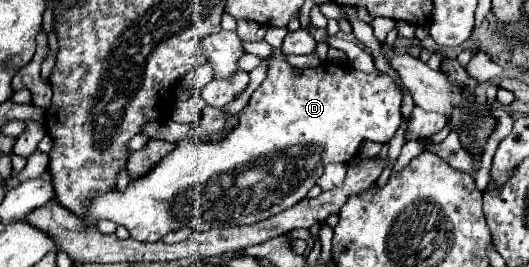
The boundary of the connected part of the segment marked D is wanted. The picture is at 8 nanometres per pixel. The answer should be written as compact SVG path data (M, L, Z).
M270 27L270 29L268 29L266 41L274 47L274 53L272 53L272 57L270 57L272 61L270 61L268 79L252 93L250 103L240 111L240 123L238 123L224 139L220 139L220 141L208 141L208 143L200 143L200 145L194 143L194 141L190 141L190 139L186 139L184 143L176 143L176 147L174 147L172 153L168 153L166 157L162 157L146 175L132 179L124 191L112 187L112 189L108 189L106 193L96 195L96 197L90 201L90 205L86 207L86 213L84 213L82 219L84 219L88 225L98 225L102 219L110 219L110 221L114 221L116 225L126 227L126 229L130 231L130 237L132 237L132 239L144 241L144 243L156 243L156 241L160 241L166 233L178 231L178 229L188 227L188 225L192 225L192 231L208 231L208 229L216 229L216 227L250 225L250 223L268 219L268 217L272 217L272 215L276 215L276 213L280 213L280 211L286 211L286 209L294 207L294 205L296 205L298 201L302 201L302 199L306 197L306 193L312 189L312 185L316 183L316 179L322 175L324 165L328 165L328 163L350 163L350 161L356 157L356 153L358 153L358 149L360 149L360 145L362 145L364 141L388 143L388 141L396 135L396 131L398 131L398 127L400 127L400 119L402 119L402 115L400 115L400 103L402 103L400 87L398 87L386 73L380 73L380 71L376 71L376 73L362 73L362 71L356 71L356 69L344 67L344 65L336 65L336 69L332 69L328 63L324 63L324 67L320 67L320 69L314 69L314 67L310 67L310 69L292 69L292 67L286 63L286 57L282 55L282 51L280 51L280 43L282 43L282 39L286 37L286 33L288 33L286 27L284 27L284 29L278 29L278 27Z

